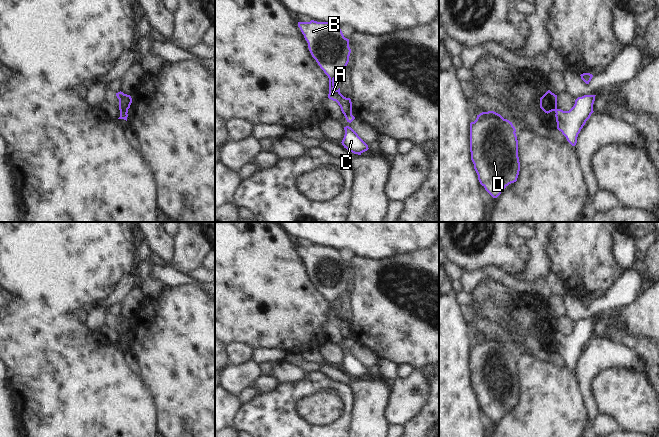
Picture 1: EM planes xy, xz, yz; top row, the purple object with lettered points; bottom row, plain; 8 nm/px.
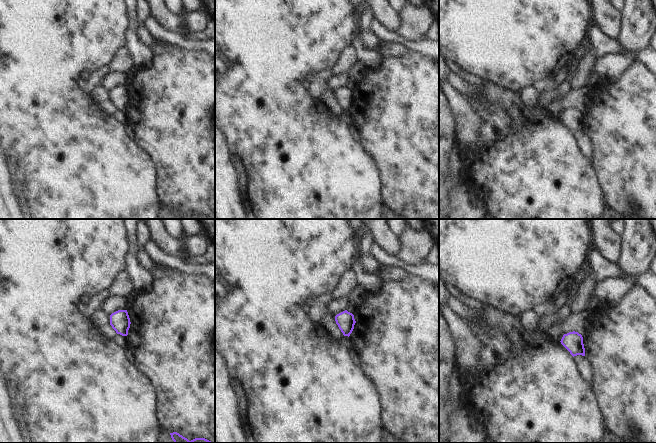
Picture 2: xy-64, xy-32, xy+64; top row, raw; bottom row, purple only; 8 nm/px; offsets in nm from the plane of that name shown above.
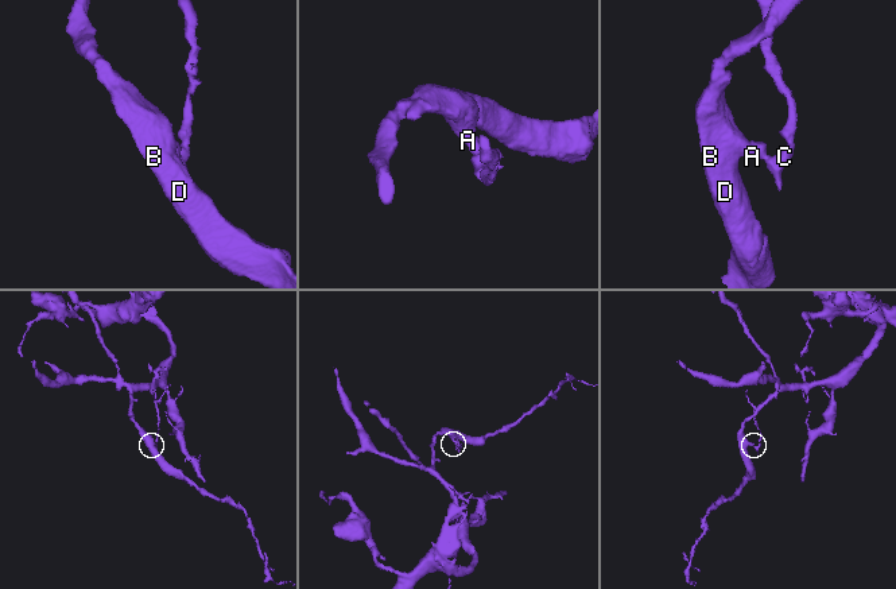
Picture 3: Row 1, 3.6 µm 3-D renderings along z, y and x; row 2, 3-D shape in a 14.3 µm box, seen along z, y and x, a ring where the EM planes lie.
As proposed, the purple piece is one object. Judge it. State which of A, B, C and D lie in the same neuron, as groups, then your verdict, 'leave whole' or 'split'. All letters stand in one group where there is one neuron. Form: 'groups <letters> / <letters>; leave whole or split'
groups A B D / C; split

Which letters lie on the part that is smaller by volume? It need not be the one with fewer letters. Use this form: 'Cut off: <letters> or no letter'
Cut off: C

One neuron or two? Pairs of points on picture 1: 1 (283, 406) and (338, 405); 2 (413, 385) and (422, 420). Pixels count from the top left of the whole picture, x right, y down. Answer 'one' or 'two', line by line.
1: two
2: two

